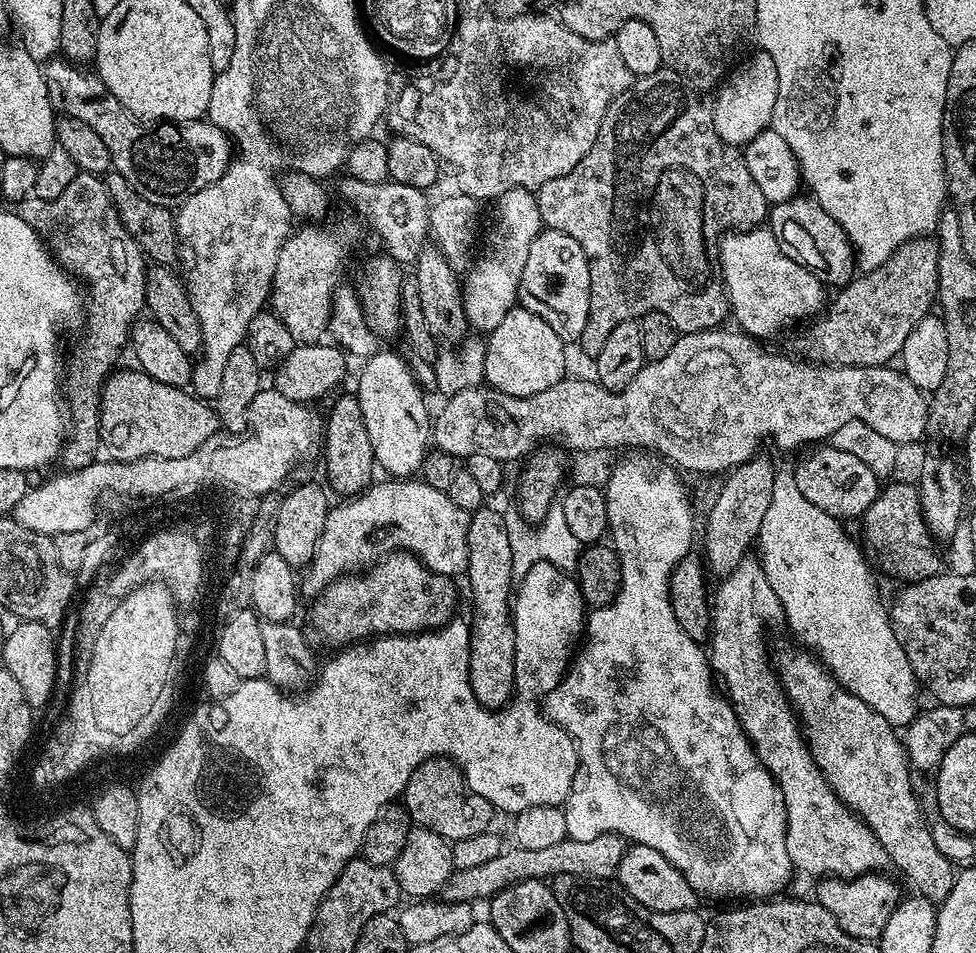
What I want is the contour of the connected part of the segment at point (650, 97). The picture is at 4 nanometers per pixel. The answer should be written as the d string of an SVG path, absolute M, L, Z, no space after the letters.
M661 68L660 71L633 79L632 85L622 94L618 94L610 102L610 106L604 111L604 117L598 130L598 138L594 146L590 146L590 154L570 170L570 174L562 174L562 178L554 178L546 182L541 188L535 189L538 210L540 211L540 223L544 228L553 228L560 234L570 234L578 246L582 246L582 257L586 264L586 271L590 274L590 314L586 318L586 326L582 330L578 347L588 355L588 358L594 358L598 350L606 343L606 337L618 322L627 320L639 321L641 316L647 312L661 312L666 314L676 326L677 333L685 332L705 332L708 328L719 328L725 323L730 309L728 301L724 295L724 289L719 283L708 284L708 279L714 276L714 268L708 265L708 252L704 249L704 196L716 196L716 208L720 211L720 220L732 230L747 230L763 225L770 216L770 205L768 200L758 190L758 182L750 175L750 170L746 170L741 149L728 144L714 130L714 114L712 105L706 99L703 100L699 91L693 90L686 81L677 74L671 72L668 68Z

